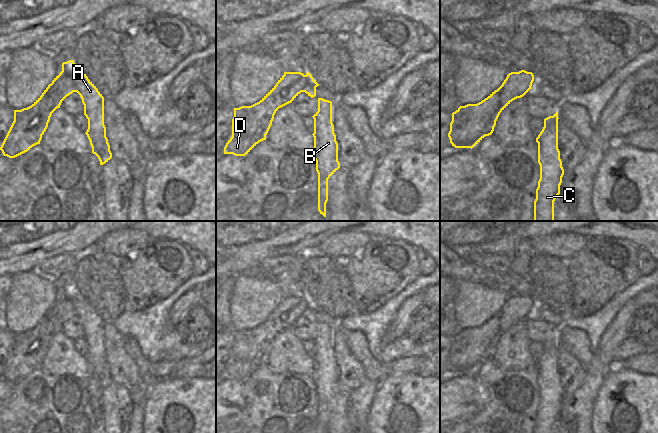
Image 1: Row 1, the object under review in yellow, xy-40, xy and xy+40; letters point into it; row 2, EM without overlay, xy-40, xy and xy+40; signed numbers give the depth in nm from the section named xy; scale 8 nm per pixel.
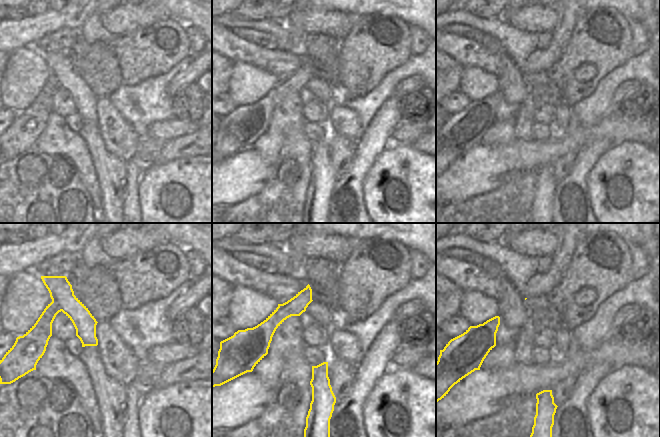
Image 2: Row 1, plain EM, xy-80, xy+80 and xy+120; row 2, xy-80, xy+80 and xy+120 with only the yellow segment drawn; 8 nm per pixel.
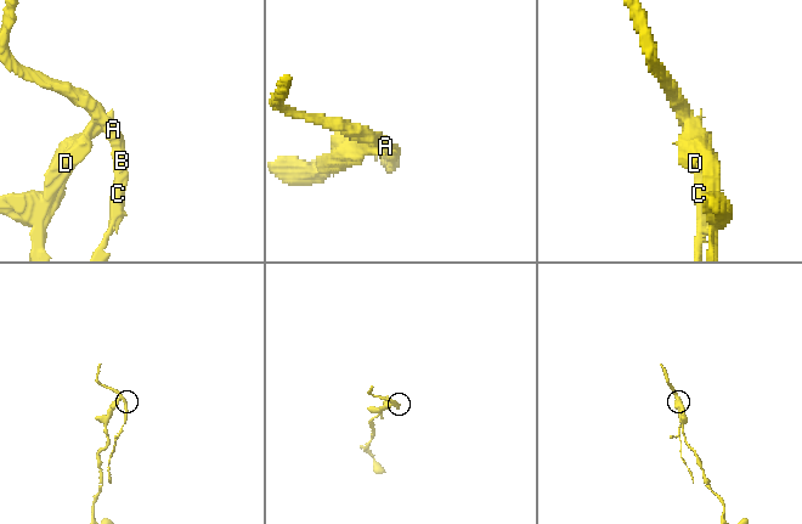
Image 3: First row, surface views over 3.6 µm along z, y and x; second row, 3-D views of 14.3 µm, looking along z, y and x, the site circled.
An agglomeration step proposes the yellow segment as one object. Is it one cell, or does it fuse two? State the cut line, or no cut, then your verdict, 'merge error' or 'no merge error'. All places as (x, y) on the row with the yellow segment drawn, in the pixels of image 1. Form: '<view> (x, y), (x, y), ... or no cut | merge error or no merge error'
xy-40 (60, 72), (67, 73), (73, 79), (76, 91) | merge error

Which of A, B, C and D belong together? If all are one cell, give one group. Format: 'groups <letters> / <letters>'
groups A B C / D

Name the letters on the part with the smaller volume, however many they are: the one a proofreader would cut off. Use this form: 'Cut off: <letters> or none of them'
Cut off: A, B, C

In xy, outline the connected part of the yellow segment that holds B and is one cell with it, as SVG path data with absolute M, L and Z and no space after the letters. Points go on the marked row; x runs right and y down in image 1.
M318 98L314 119L314 159L318 173L318 211L326 217L328 179L340 168L338 143L332 123L332 102Z

